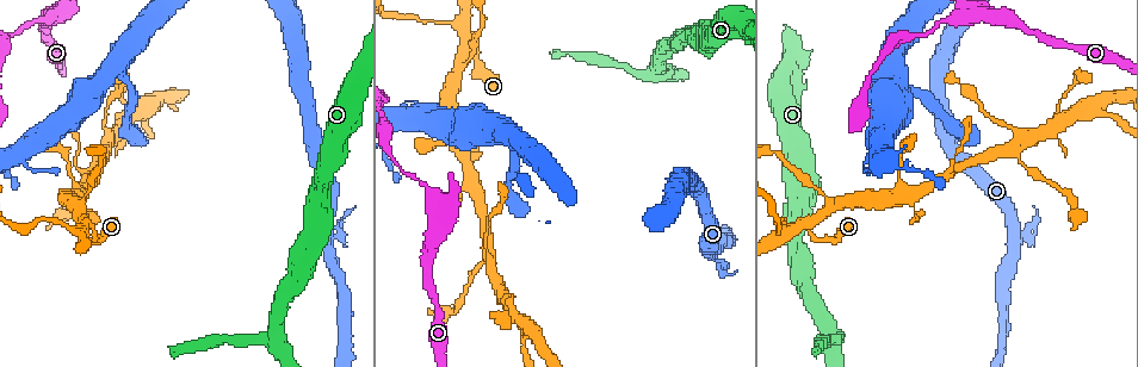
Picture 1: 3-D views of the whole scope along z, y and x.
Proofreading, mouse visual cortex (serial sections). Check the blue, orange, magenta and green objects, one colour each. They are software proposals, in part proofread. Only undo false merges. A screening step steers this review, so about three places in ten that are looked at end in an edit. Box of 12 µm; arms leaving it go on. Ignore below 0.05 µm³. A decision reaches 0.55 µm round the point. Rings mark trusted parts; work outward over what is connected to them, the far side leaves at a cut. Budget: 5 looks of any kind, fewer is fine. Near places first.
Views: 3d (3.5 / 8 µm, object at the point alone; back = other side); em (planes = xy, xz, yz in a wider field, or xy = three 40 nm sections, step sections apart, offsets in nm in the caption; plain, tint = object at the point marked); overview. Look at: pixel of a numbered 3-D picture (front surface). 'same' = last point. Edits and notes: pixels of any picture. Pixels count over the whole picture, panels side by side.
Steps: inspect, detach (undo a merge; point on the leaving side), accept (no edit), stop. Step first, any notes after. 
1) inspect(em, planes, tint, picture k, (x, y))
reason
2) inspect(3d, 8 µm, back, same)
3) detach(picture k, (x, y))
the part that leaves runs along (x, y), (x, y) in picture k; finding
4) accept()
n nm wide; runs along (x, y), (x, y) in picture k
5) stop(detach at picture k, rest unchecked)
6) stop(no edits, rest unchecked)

inspect(3d, 3.5 µm, picture 1, (64, 226))
sudden change in width

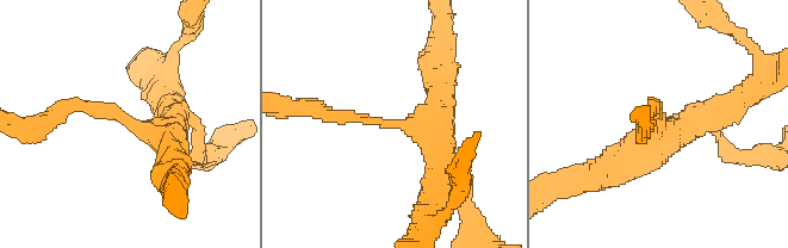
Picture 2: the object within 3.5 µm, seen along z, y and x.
inspect(em, xy, step 2, tint, picture 2, (389, 125))
arms of 150, 400 nm

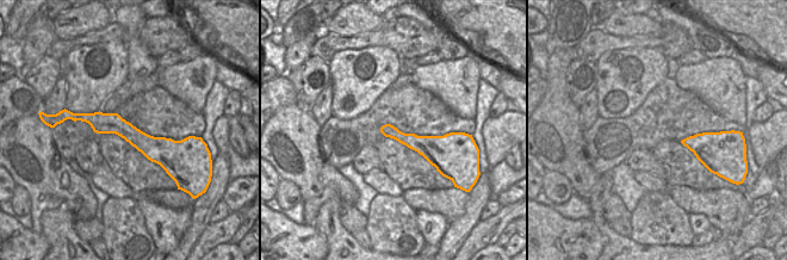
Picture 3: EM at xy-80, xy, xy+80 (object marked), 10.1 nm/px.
accept()
150 nm wide; runs along (79, 116), (175, 147) in picture 3; one cell here

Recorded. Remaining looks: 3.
inspect(3d, 3.5 µm, picture 1, (106, 145))
thin arm on a thick one

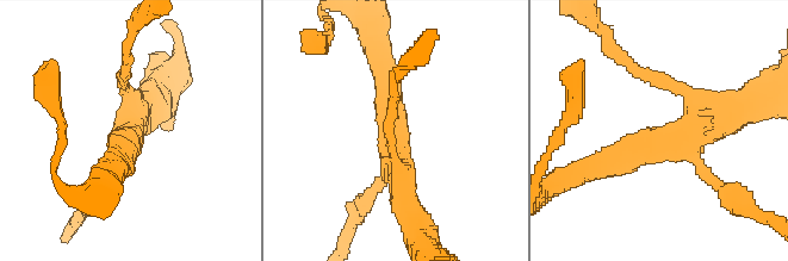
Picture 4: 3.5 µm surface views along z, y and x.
inspect(em, xy, step 1, tint, picture 4, (398, 149))

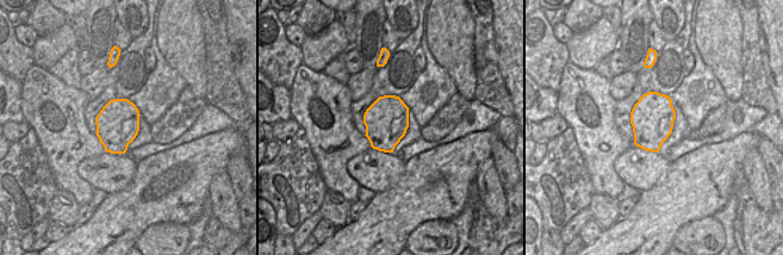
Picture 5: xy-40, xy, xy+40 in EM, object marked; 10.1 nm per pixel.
inspect(em, planes, tint, same)
another direction

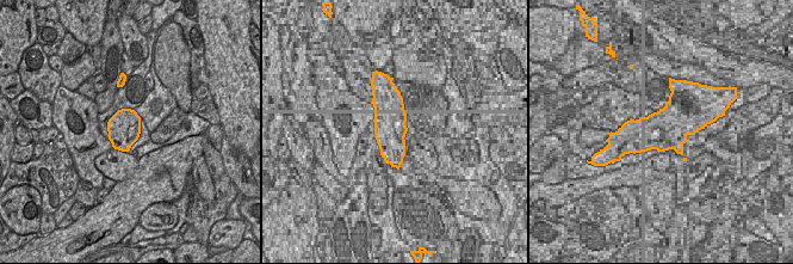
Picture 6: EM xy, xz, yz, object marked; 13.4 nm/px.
accept()
arms of 150, 150, 300, 400 nm; runs along (612, 165), (630, 150), (749, 106) in picture 4; continuous, no second cell

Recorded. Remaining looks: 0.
stop(no edits, rest unchecked)

